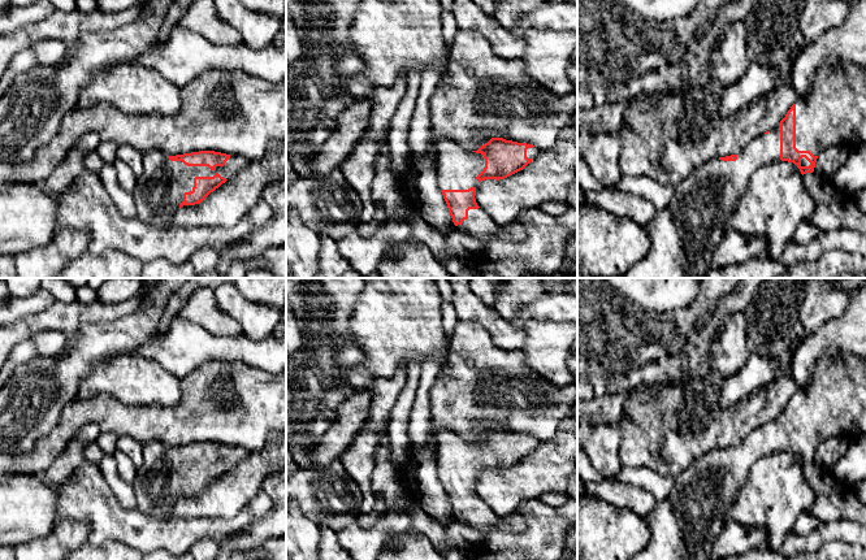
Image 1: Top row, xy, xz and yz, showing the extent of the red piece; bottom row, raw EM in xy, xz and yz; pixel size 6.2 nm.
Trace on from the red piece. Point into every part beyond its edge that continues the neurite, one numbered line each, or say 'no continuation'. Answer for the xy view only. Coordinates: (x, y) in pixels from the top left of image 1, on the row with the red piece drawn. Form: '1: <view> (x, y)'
1: xy (159, 190)

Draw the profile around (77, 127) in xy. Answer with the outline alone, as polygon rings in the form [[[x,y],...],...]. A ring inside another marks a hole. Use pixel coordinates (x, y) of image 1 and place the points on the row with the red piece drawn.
[[[213,69],[179,88],[181,107],[177,114],[147,116],[127,114],[108,104],[96,103],[86,109],[69,112],[57,134],[39,147],[26,164],[0,161],[0,191],[10,185],[35,185],[43,182],[62,164],[81,136],[96,133],[101,142],[129,144],[146,153],[159,149],[166,156],[199,151],[215,151],[230,156],[244,156],[248,161],[261,159],[269,142],[286,142],[286,79],[270,83],[242,70]]]

